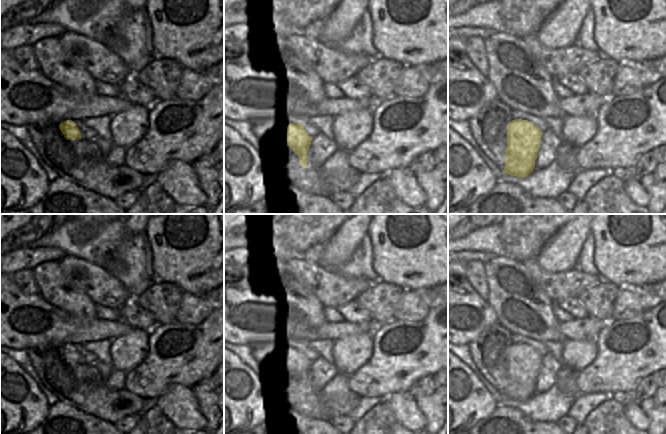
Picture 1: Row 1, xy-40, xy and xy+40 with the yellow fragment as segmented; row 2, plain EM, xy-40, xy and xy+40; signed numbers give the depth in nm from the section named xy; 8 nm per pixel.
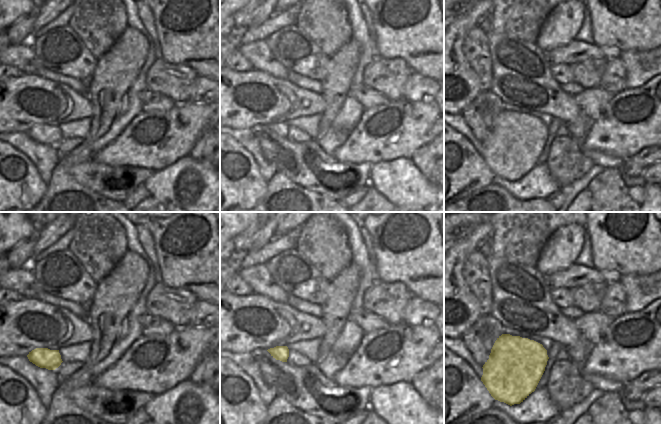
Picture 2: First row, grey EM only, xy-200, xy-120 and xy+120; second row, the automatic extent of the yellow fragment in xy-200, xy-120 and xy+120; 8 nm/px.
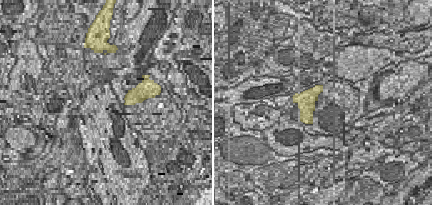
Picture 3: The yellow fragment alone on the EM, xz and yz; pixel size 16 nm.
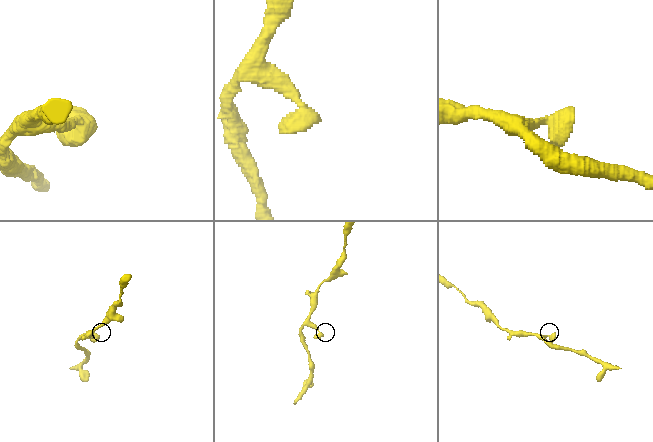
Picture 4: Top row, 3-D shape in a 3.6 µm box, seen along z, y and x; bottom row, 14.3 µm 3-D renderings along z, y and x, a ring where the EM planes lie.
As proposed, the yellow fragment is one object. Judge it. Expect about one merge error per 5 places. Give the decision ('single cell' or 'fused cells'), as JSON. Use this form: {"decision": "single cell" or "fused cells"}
{"decision": "single cell"}

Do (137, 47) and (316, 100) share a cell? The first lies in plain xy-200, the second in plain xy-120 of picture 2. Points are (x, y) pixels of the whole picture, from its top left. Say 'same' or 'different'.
different

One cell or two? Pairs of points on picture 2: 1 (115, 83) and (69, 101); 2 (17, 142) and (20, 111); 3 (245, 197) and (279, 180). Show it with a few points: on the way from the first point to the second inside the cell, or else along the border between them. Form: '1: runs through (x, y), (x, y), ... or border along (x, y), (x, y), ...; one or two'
1: border along (86, 94), (92, 105), (91, 117); two
2: border along (10, 131), (26, 132); two
3: border along (267, 182), (267, 190), (258, 201); two

